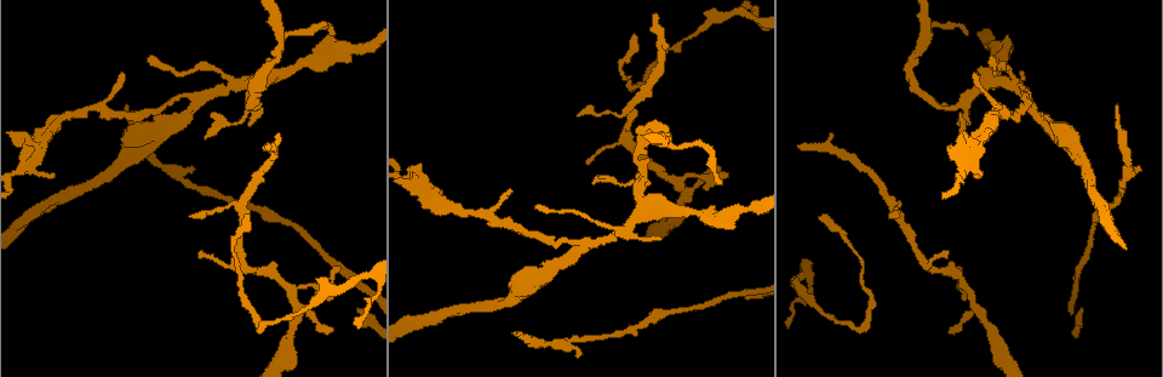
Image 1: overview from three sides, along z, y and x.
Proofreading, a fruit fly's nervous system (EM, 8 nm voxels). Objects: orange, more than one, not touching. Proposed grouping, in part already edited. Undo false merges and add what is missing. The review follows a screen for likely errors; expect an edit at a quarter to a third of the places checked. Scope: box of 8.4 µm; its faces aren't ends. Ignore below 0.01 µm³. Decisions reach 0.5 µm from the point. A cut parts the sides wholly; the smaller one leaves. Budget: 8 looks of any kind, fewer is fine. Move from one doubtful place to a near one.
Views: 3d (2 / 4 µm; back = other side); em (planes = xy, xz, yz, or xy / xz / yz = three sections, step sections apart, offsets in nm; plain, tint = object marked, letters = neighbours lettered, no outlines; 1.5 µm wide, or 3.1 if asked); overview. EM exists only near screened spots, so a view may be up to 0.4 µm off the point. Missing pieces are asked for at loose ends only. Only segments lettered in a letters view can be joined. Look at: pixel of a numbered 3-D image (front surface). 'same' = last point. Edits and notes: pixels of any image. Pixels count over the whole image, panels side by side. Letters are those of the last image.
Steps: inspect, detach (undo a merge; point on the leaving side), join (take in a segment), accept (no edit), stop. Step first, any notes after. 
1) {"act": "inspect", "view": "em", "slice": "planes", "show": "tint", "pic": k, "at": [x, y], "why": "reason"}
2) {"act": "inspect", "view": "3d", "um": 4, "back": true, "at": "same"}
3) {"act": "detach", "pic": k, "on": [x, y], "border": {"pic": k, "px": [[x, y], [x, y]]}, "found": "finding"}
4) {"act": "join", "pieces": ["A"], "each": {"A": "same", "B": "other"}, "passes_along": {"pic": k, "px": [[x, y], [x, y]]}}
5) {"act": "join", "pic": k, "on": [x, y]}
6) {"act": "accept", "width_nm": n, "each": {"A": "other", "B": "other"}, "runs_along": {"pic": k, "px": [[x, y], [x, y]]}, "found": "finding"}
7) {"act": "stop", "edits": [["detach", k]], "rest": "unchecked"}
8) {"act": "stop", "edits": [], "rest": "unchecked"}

{"act": "inspect", "view": "em", "slice": "xy", "step": 4, "show": "tint", "pic": 1, "at": [973, 177], "why": "tapers out"}

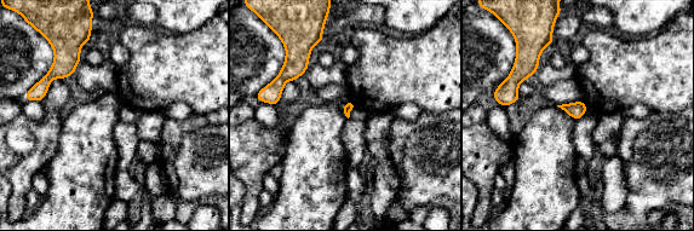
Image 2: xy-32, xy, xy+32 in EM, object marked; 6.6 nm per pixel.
{"act": "inspect", "view": "em", "slice": "planes", "show": "letters", "at": "same", "why": "another direction"}

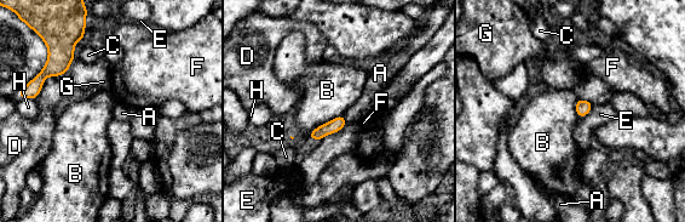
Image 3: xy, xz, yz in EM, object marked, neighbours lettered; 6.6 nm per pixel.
{"act": "accept", "width_nm": 90, "each": {"A": "other", "B": "other", "C": "other", "D": "other", "E": "other", "F": "other", "G": "other", "H": "other"}, "border": {"pic": 3, "px": [[343, 114], [318, 125], [308, 137]]}, "found": "none of them fits"}

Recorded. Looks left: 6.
{"act": "inspect", "view": "em", "slice": "planes", "show": "letters", "pic": 1, "at": [951, 327], "why": "tapers out"}

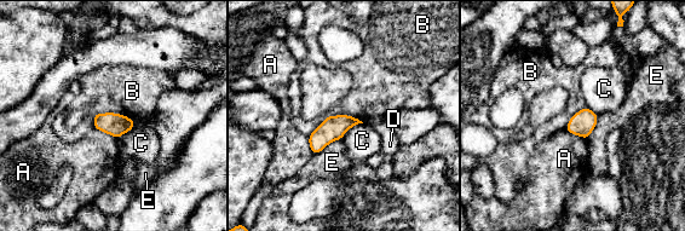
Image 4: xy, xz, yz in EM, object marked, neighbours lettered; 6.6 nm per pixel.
{"act": "accept", "each": {"A": "other", "B": "other", "C": "other", "D": "other", "E": "other"}, "border": {"pic": 4, "px": [[93, 113], [119, 113], [136, 123]]}, "found": "no lettered segment goes on from it"}

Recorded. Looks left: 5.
{"act": "inspect", "view": "em", "slice": "planes", "show": "letters", "pic": 1, "at": [797, 147], "why": "tapers out"}

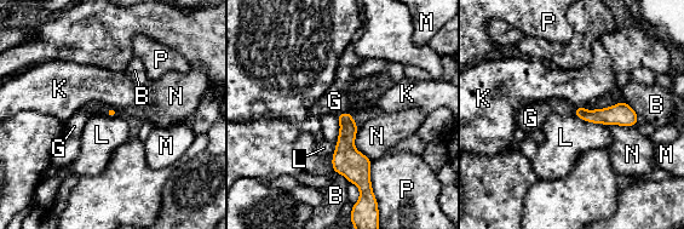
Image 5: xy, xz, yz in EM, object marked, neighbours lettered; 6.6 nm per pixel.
{"act": "join", "pieces": ["G"], "each": {"B": "other", "G": "same", "K": "other", "L": "other", "M": "other", "N": "other", "P": "other"}, "found": "it goes on there"}

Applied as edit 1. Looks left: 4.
{"act": "stop", "edits": [["join", 5]], "rest": "unchecked"}

